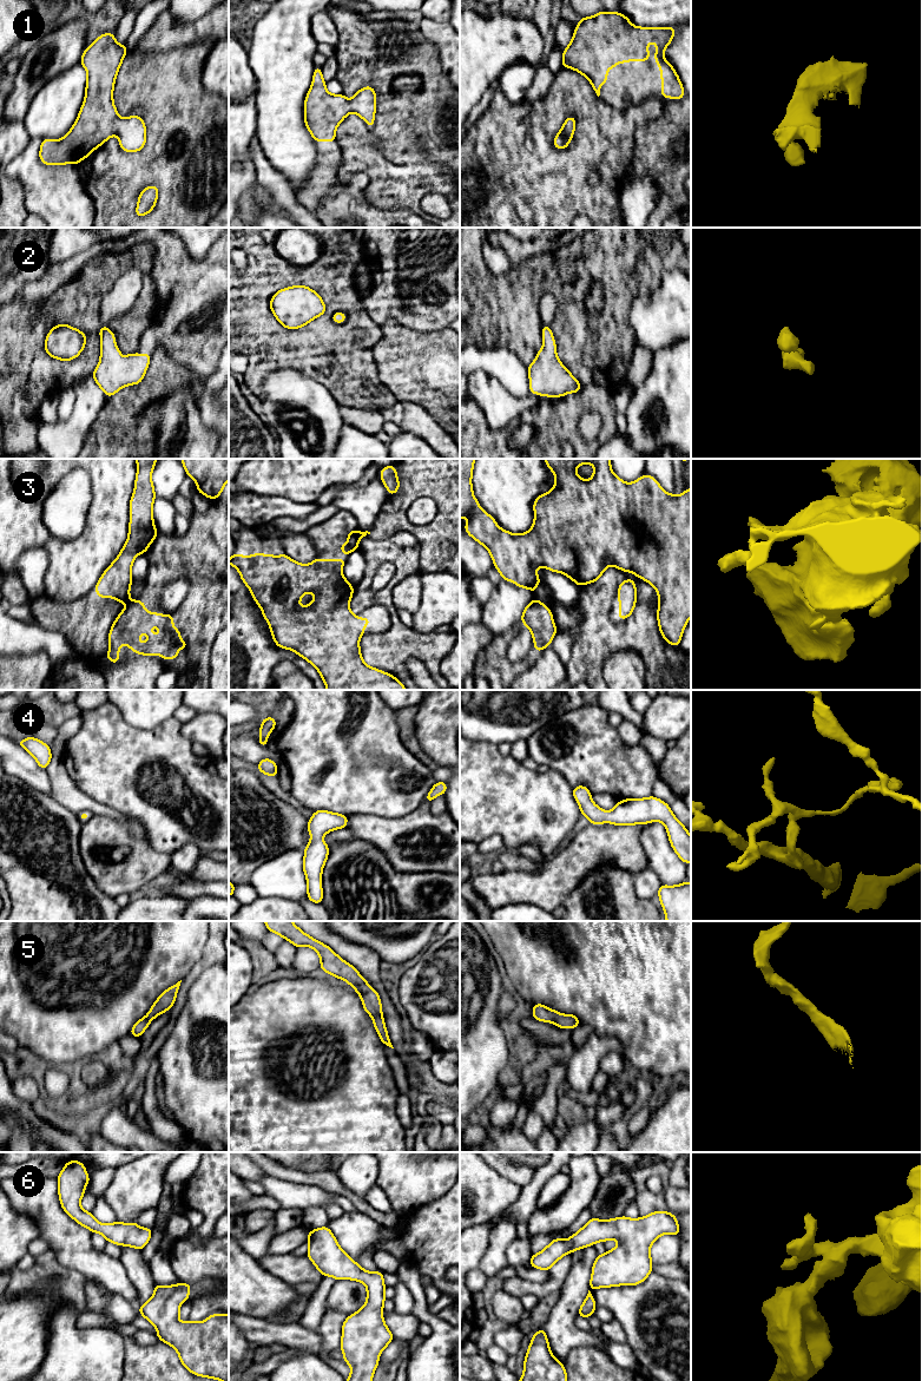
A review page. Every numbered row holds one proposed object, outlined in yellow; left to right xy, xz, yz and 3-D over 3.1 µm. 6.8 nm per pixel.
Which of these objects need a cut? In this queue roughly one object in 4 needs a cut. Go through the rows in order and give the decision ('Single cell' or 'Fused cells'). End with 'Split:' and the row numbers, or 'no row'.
1: Single cell
2: Single cell
3: Fused cells
4: Single cell
5: Single cell
6: Single cell
Split: 3

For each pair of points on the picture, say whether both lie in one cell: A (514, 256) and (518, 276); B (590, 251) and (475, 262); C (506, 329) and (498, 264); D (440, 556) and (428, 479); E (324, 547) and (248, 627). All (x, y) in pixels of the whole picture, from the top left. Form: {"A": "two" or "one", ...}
{"A": "two", "B": "one", "C": "two", "D": "one", "E": "two"}

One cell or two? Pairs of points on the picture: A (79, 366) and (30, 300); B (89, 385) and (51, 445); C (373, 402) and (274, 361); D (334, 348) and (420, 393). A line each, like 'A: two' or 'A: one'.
A: two
B: one
C: one
D: two

